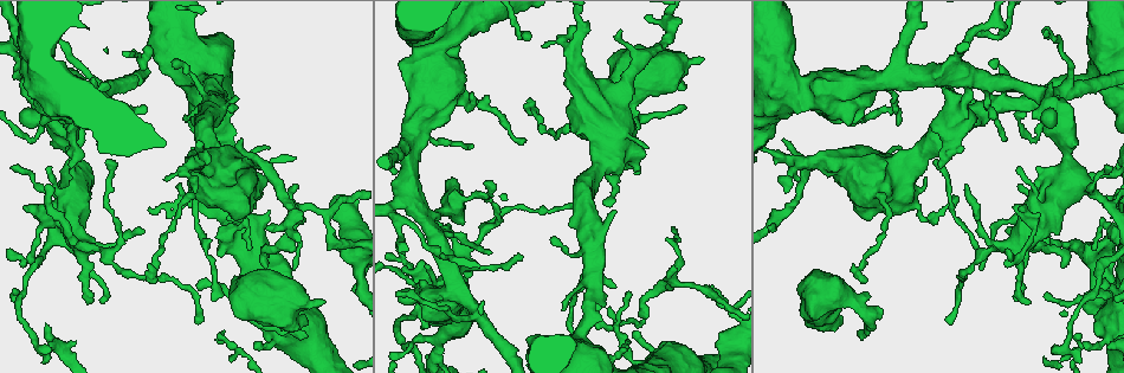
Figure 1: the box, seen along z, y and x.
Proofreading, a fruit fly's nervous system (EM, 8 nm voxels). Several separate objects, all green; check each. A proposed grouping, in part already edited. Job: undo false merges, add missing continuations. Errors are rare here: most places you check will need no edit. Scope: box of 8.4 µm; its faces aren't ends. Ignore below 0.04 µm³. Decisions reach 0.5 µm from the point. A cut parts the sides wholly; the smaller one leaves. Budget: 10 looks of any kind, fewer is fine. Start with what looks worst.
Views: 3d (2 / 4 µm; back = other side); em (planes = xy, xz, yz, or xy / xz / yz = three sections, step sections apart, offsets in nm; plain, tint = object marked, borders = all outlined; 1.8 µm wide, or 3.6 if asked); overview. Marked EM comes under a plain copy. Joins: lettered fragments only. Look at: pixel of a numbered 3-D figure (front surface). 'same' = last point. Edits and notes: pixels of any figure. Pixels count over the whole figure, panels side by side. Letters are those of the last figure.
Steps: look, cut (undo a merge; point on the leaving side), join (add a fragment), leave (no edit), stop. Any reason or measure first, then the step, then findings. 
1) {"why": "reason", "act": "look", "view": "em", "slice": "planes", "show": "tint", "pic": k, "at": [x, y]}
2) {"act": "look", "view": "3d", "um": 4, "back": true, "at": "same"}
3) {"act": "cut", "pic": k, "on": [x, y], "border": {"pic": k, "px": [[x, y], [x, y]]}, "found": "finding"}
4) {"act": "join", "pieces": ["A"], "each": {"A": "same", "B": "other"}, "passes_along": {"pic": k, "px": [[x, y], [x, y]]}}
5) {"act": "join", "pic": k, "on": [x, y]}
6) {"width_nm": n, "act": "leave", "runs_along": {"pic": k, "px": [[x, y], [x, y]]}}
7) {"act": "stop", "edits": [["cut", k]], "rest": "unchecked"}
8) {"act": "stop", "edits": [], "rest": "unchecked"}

{"why": "branch stops here", "act": "look", "view": "em", "um": 3.6, "slice": "planes", "show": "borders", "pic": 1, "at": [640, 312]}

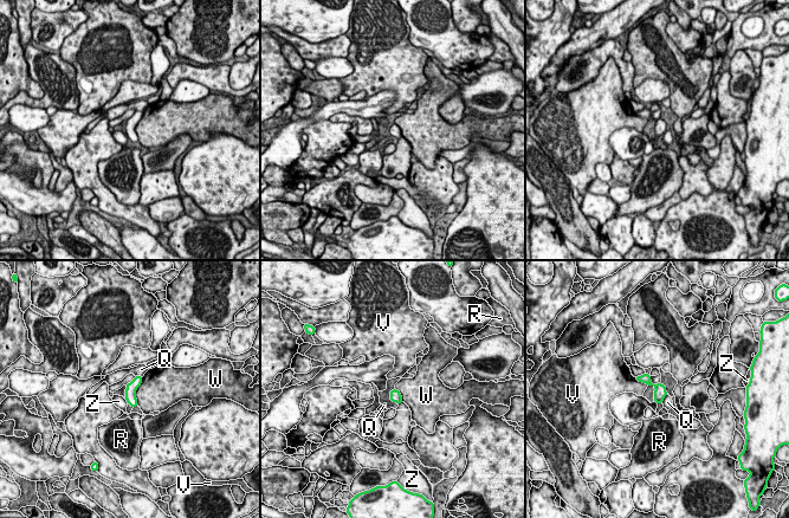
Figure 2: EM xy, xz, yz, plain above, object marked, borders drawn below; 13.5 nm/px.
{"act": "leave", "each": {"Q": "other", "R": "other", "V": "other", "W": "other", "Z": "other"}, "border": {"pic": 2, "px": [[142, 377], [135, 393], [136, 405]]}, "found": "none of them fits"}

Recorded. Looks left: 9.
{"why": "calibre changes", "act": "look", "view": "3d", "um": 4, "pic": 1, "at": [590, 93]}

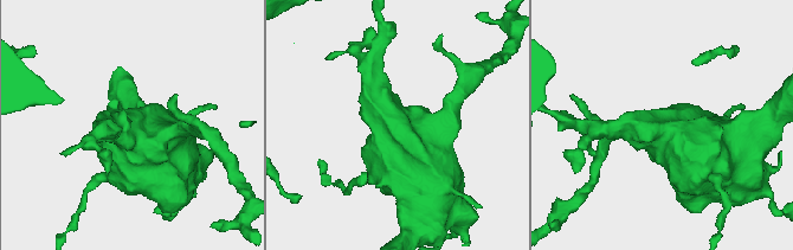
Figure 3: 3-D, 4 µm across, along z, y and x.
{"act": "look", "view": "em", "um": 3.6, "slice": "planes", "show": "tint", "pic": 3, "at": [400, 130]}

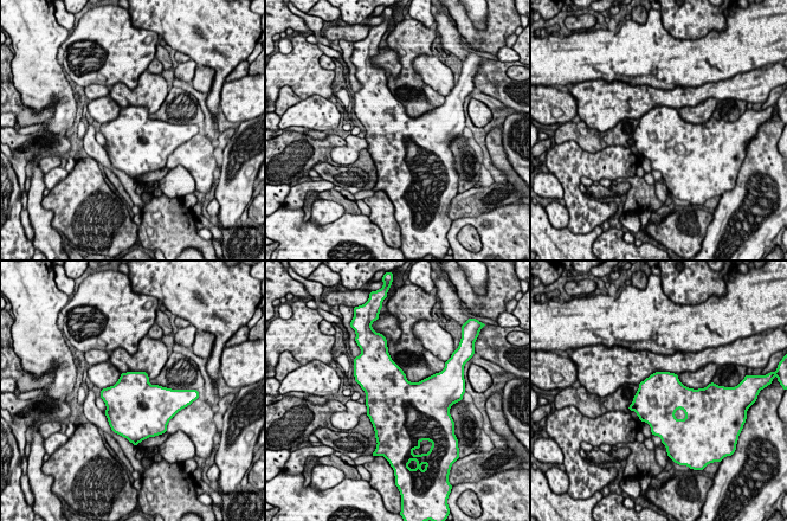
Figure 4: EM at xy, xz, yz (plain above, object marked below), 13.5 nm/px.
{"why": "what lies round it", "act": "look", "view": "em", "um": 3.6, "slice": "planes", "show": "borders", "at": "same"}

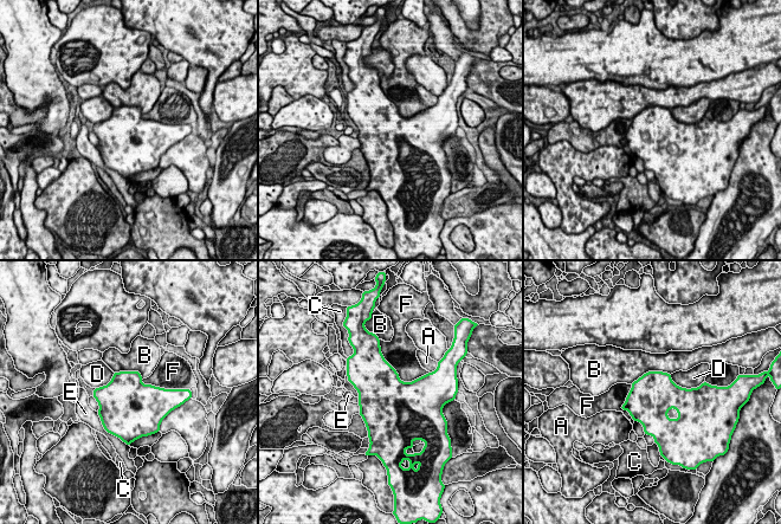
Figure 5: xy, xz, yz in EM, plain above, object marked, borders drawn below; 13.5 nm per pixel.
{"act": "leave", "each": {"A": "other", "B": "other", "C": "other", "D": "other", "E": "other", "F": "other"}, "border": {"pic": 5, "px": [[381, 353], [402, 381], [427, 374]]}, "found": "all the same neuron"}

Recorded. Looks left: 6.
{"why": "sharp bend", "act": "look", "view": "em", "slice": "xz", "step": 16, "show": "tint", "pic": 1, "at": [327, 227]}

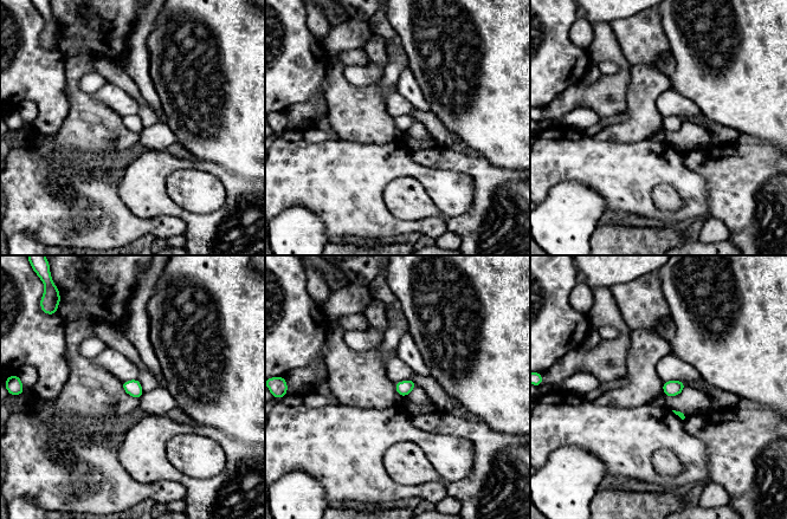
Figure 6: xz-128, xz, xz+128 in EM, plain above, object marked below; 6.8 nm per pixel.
{"why": "another direction", "act": "look", "view": "em", "slice": "planes", "show": "tint", "at": "same"}

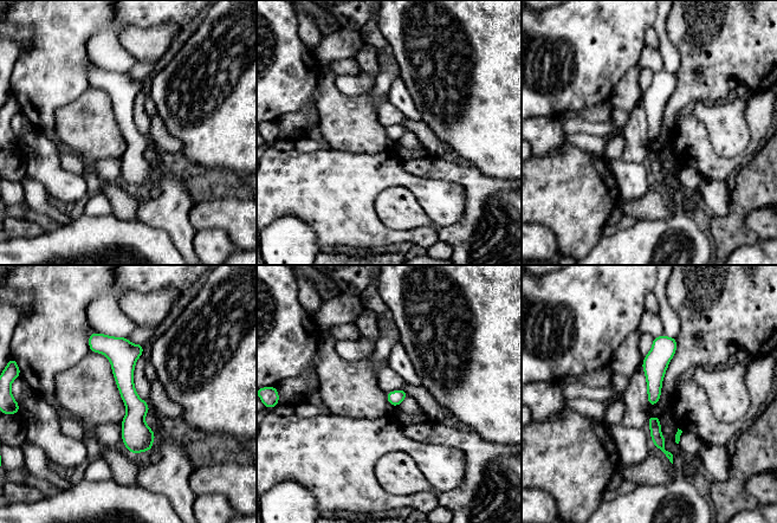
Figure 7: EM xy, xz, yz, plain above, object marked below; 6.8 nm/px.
{"act": "look", "view": "em", "slice": "planes", "show": "borders", "at": "same"}

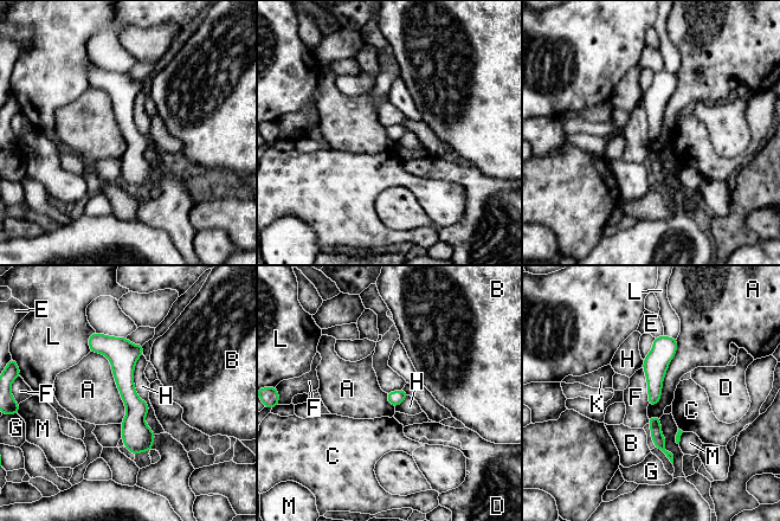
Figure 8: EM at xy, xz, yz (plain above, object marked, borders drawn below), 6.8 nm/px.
{"longest_contact_nm": ["H", 550], "act": "leave", "each": {"A": "other", "B": "other", "C": "other", "D": "other", "E": "other", "F": "other", "G": "other", "H": "other", "K": "other", "L": "other", "M": "other"}, "runs_along": {"pic": 8, "px": [[94, 336], [123, 365], [135, 433], [148, 448]]}, "found": "all the same neuron"}

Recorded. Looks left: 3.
{"why": "branch stops here", "act": "look", "view": "em", "slice": "planes", "show": "borders", "pic": 1, "at": [965, 184]}

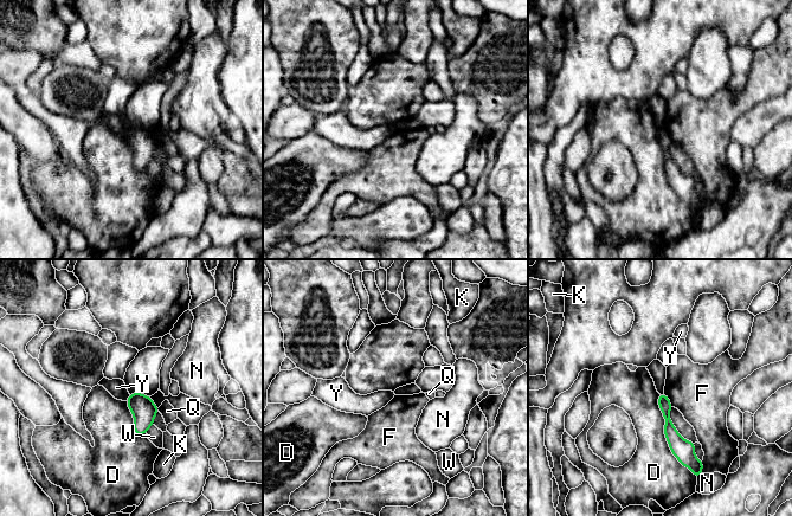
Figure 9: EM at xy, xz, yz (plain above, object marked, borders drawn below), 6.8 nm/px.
{"longest_contact_nm": ["D", 550], "act": "leave", "each": {"D": "other", "F": "other", "K": "other", "N": "other", "Q": "other", "W": "other", "Y": "other"}, "runs_along": {"pic": 9, "px": [[662, 397], [669, 431], [686, 458]]}, "found": "no lettered fragment goes on from it"}

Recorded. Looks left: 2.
{"act": "stop", "edits": [], "rest": "unchecked"}

